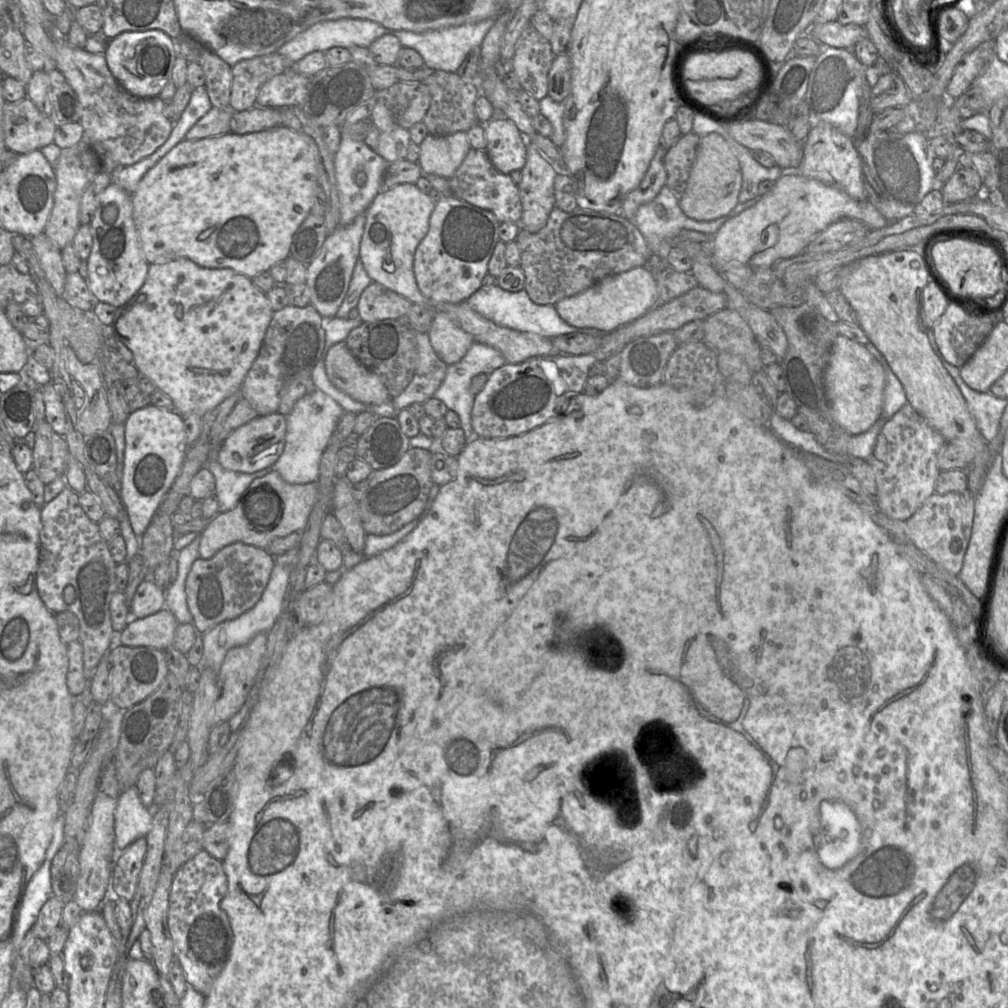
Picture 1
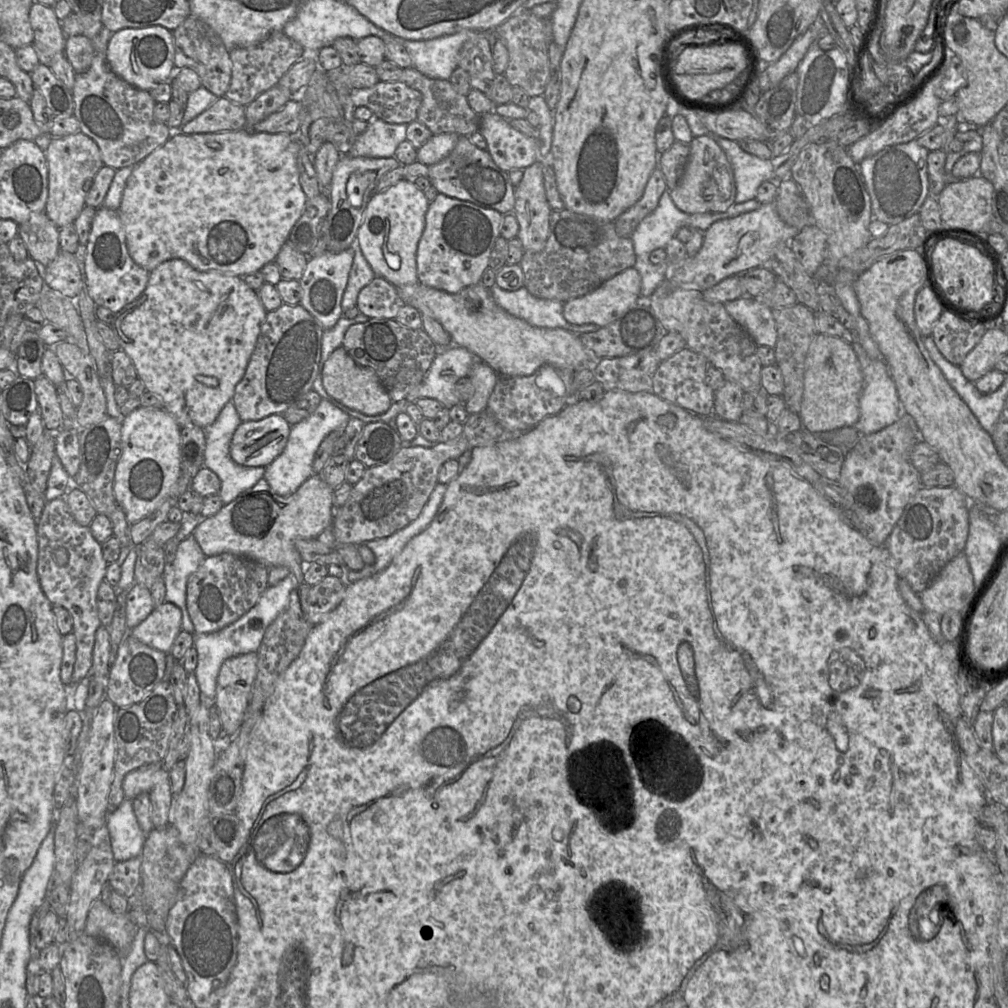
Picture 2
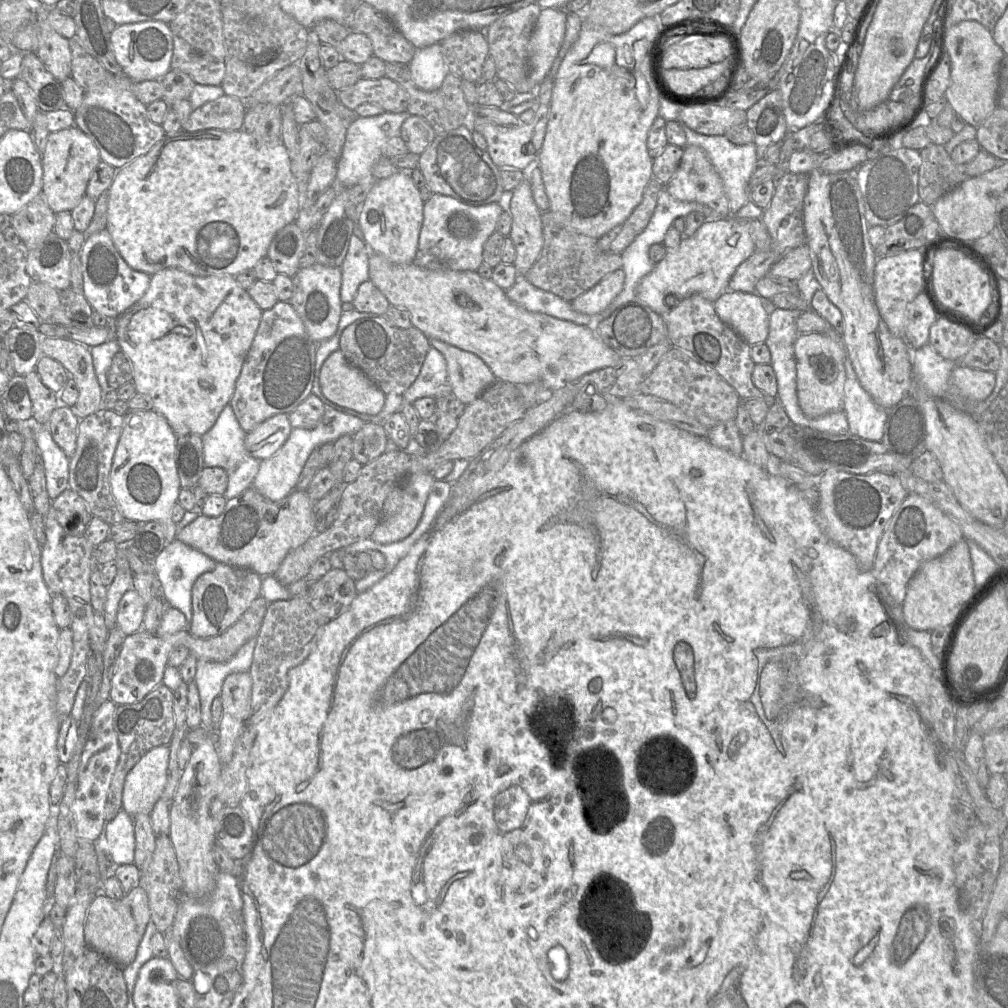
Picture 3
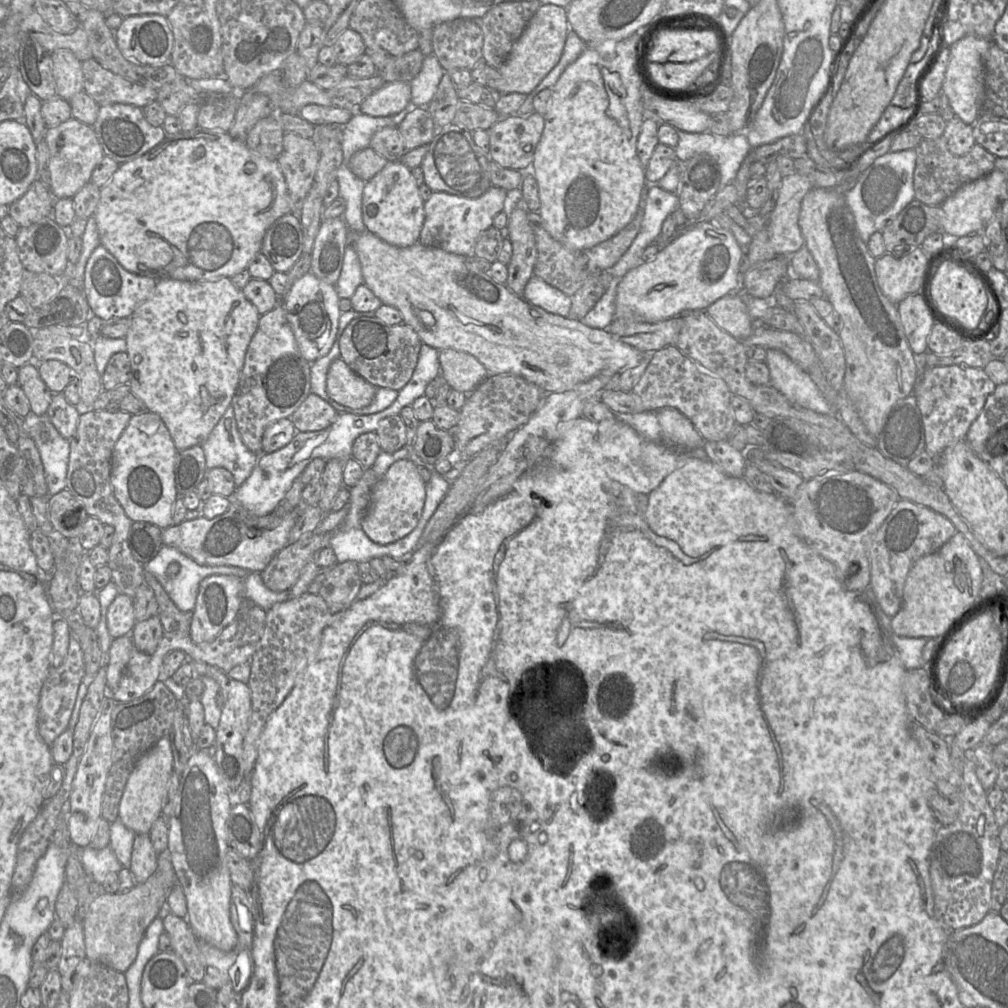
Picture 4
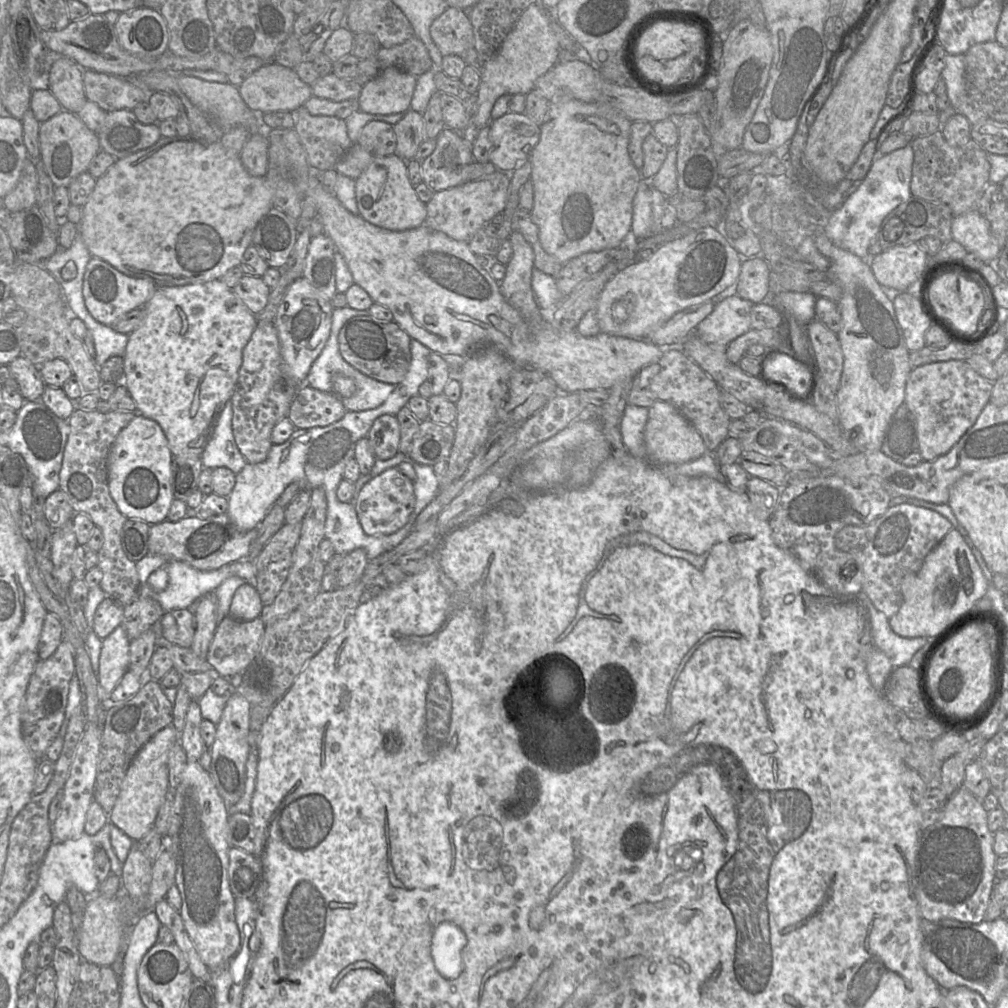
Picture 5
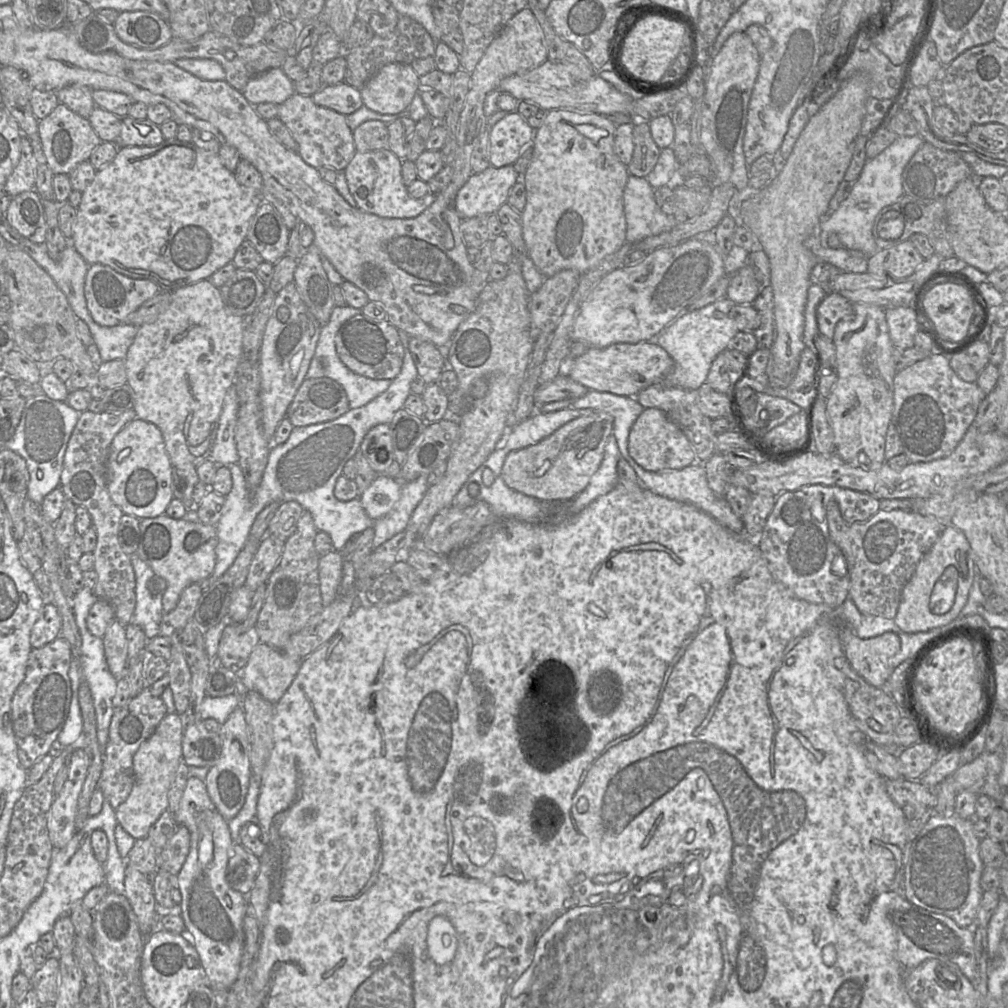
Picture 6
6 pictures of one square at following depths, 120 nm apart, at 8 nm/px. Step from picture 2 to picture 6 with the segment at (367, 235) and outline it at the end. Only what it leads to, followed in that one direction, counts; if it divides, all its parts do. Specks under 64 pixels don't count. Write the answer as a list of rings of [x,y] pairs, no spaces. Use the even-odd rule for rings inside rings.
[[[389,149],[356,151],[343,171],[357,207],[364,212],[385,218],[414,218],[431,206],[436,194],[430,192],[422,198],[410,197],[403,182],[401,169],[402,160]]]

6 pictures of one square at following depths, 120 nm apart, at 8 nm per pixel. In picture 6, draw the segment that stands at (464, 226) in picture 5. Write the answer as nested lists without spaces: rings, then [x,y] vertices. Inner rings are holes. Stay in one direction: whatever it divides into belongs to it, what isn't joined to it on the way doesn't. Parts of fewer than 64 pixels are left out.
[[[505,165],[498,168],[489,166],[480,173],[472,174],[456,195],[456,211],[461,219],[496,213],[501,205],[507,202],[511,188],[521,177],[513,165]]]

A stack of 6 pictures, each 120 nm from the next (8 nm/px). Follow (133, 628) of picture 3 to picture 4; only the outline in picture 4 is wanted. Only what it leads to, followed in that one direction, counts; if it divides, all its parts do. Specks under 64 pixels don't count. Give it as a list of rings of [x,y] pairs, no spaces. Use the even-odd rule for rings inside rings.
[[[118,594],[106,614],[109,634],[113,639],[128,635],[136,622],[132,598],[125,594]]]

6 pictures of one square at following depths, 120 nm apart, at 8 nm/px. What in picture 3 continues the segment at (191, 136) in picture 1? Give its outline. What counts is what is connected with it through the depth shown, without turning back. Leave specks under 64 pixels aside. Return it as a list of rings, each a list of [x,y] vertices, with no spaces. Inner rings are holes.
[[[223,94],[193,110],[188,120],[182,124],[187,132],[205,129],[240,130],[243,129],[247,106],[244,101]]]

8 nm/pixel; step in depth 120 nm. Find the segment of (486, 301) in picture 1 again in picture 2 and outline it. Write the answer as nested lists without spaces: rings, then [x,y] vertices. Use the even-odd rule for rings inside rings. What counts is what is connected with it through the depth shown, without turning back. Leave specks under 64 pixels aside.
[[[497,285],[489,289],[494,301],[502,309],[532,326],[562,328],[577,335],[595,332],[600,328],[596,324],[569,323],[563,316],[561,301],[537,298],[525,286],[516,291],[507,291]]]

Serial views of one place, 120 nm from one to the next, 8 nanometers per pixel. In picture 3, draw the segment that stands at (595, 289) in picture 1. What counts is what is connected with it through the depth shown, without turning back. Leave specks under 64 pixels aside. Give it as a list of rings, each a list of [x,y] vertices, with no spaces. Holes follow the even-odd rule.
[[[618,269],[579,297],[570,301],[574,310],[594,317],[600,315],[623,290],[625,273]]]

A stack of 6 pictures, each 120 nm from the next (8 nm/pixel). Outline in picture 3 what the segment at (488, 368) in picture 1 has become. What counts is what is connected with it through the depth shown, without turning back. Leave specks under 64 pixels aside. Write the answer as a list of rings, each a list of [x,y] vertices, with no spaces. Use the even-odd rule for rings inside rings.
[[[430,347],[417,379],[404,392],[404,404],[412,404],[423,397],[433,397],[436,389],[447,383],[447,364],[444,356]]]

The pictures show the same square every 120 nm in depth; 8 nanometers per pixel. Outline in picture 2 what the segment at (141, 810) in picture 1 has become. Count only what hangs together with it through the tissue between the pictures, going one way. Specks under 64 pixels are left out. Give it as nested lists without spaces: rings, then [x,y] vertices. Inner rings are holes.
[[[125,799],[107,818],[112,851],[116,862],[140,857],[146,836],[133,810],[132,800]]]

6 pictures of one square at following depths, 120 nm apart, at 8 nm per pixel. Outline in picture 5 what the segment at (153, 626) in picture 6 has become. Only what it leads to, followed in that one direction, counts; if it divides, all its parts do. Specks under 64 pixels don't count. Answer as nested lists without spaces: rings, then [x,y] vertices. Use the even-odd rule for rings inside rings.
[[[148,553],[144,558],[135,562],[140,580],[140,595],[156,600],[165,612],[187,609],[191,604],[197,602],[204,595],[213,593],[224,580],[231,576],[238,576],[245,580],[254,580],[258,573],[254,560],[255,559],[241,559],[223,565],[216,570],[202,571],[193,568],[182,561],[165,557],[160,554]],[[160,568],[165,569],[168,573],[168,585],[163,591],[154,591],[148,583],[148,578],[153,572]]]

